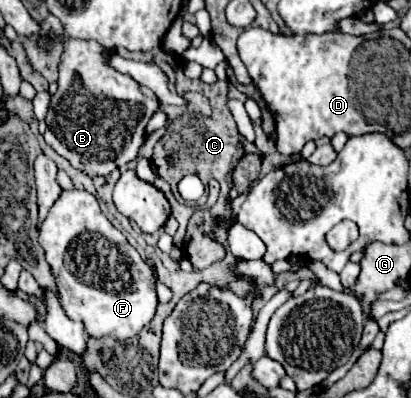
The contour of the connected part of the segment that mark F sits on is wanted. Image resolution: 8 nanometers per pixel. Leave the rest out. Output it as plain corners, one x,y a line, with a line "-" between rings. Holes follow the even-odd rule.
62,192
40,226
40,246
54,270
66,316
84,322
88,336
128,340
152,320
158,298
150,266
102,214
92,194
-
120,270
124,270
124,280

